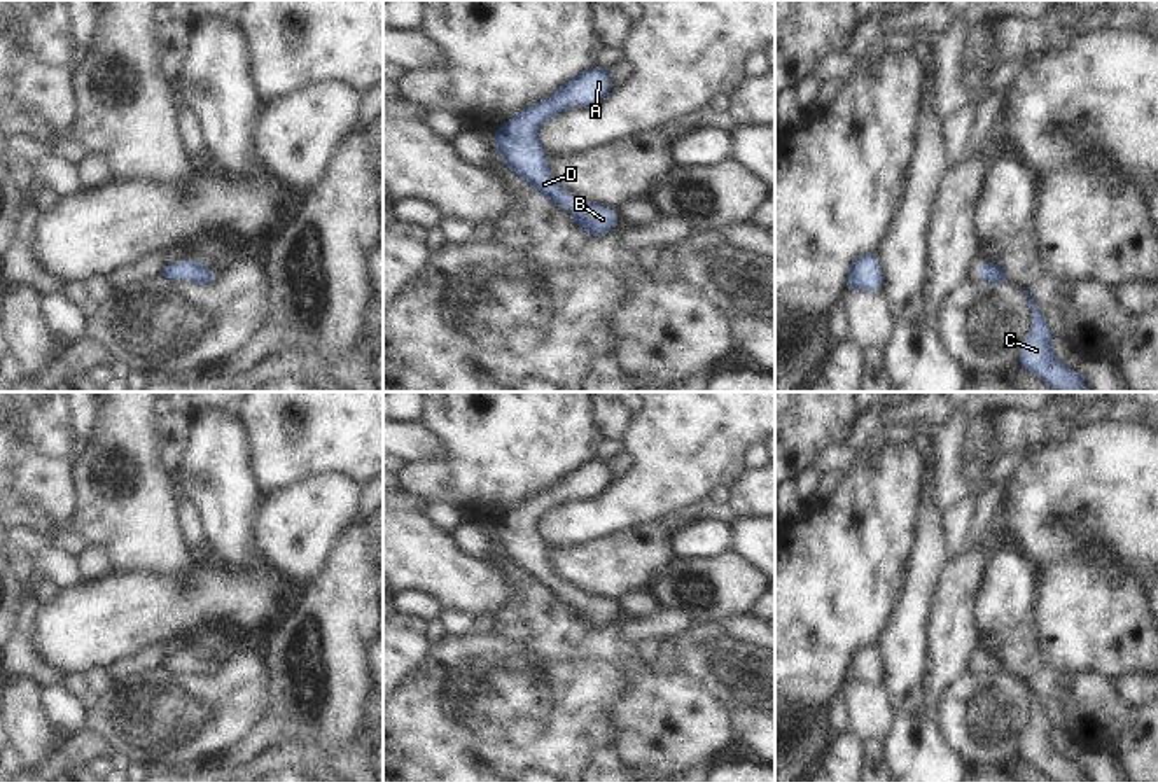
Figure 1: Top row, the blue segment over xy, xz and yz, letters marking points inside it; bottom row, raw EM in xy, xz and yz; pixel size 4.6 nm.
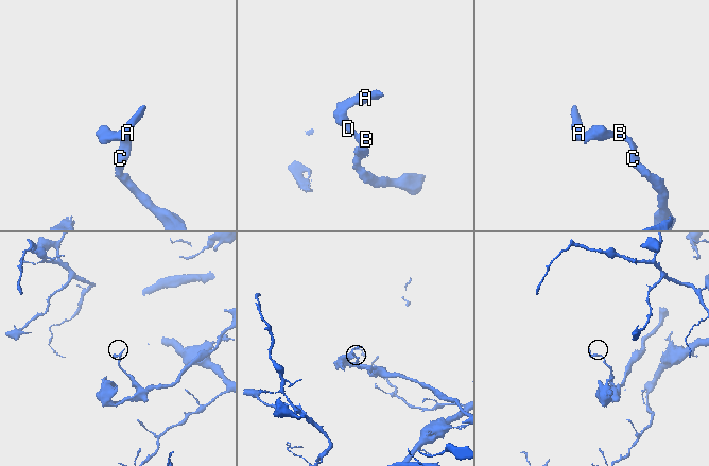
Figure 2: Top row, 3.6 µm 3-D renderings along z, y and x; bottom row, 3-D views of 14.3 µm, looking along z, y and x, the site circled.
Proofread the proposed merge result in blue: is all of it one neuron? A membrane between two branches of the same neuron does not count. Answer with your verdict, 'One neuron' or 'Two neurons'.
One neuron.

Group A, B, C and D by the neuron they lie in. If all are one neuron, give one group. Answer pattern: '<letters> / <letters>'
A B C D

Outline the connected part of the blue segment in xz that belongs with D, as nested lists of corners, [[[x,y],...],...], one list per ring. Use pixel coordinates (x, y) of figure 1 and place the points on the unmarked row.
[[[593,458],[558,479],[551,490],[523,500],[495,521],[495,537],[507,560],[556,598],[570,600],[576,618],[591,628],[609,625],[619,611],[619,604],[593,595],[576,595],[549,567],[548,548],[537,534],[537,523],[546,511],[562,506],[567,499],[581,497],[588,500],[609,485],[607,460]]]

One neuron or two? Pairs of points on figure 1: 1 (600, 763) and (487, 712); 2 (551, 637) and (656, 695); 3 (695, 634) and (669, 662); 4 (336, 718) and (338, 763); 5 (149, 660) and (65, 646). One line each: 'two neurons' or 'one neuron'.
1: two neurons
2: one neuron
3: one neuron
4: two neurons
5: two neurons

